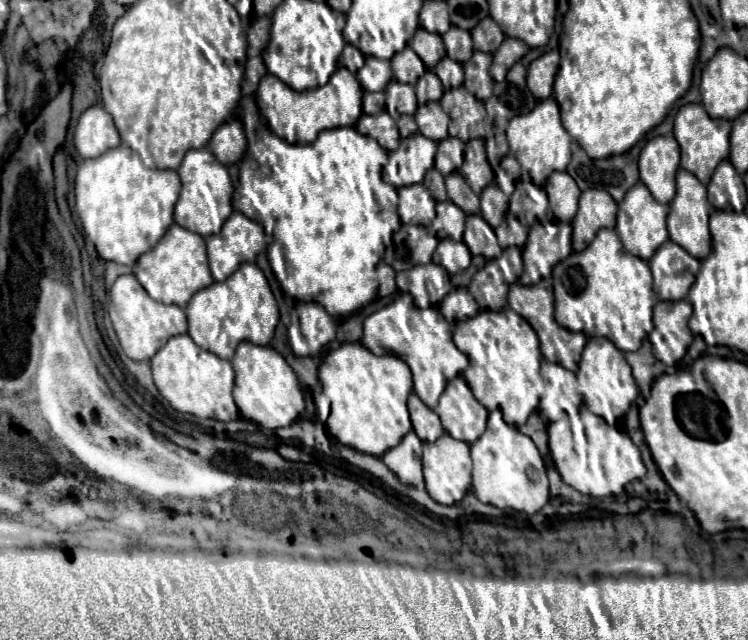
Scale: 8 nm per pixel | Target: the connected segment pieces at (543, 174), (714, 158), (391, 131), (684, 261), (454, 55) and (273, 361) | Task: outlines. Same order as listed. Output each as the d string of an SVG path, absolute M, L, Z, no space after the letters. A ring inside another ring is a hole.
M552 96L542 100L532 112L512 118L508 128L506 128L506 138L508 138L508 144L510 144L510 154L508 152L506 156L514 156L520 162L520 177L515 183L515 187L518 182L526 181L534 182L534 185L538 184L538 187L544 188L544 185L542 185L544 180L556 170L566 170L566 166L572 158L572 150L570 150L572 138L560 122L560 108L558 108L558 102ZM521 166L524 170L528 170L528 174L532 176L532 181Z
M700 104L682 106L676 114L676 120L674 120L674 138L678 140L680 150L682 150L682 162L680 162L682 168L692 172L702 184L708 184L716 166L728 158L730 130L732 130L732 124L728 120L710 118Z
M380 112L380 114L364 114L358 124L356 130L364 136L374 138L384 150L396 150L398 142L400 142L400 134L398 134L398 126L396 122L388 116L388 112Z
M668 240L648 260L648 266L654 276L654 292L660 300L684 300L696 280L700 262Z
M452 26L444 36L442 36L444 44L446 44L446 52L448 52L448 58L464 64L468 62L468 58L472 58L474 50L472 50L472 38L470 38L470 32L466 30L460 30L456 26Z
M240 342L232 358L232 368L236 372L234 402L238 406L239 415L242 414L244 418L264 428L282 428L290 426L304 412L304 396L300 390L300 382L294 370L274 348Z

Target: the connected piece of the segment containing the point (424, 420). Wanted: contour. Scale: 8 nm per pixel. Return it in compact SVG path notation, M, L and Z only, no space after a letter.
M414 392L408 398L408 410L410 410L410 420L414 426L414 432L422 442L436 442L444 434L444 428L440 424L440 418L436 416L434 410L430 410Z

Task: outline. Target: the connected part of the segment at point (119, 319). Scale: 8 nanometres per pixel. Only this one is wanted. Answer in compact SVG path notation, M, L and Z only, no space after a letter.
M134 274L120 276L114 286L110 288L110 320L116 330L116 336L120 340L122 350L132 358L132 360L150 360L168 338L176 334L186 332L186 314L178 306L166 306L162 302L156 302L148 298L148 292L136 282Z

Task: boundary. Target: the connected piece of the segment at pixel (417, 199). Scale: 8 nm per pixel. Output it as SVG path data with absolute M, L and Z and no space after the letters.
M412 184L398 188L398 216L404 224L428 226L434 220L434 198L422 184Z

